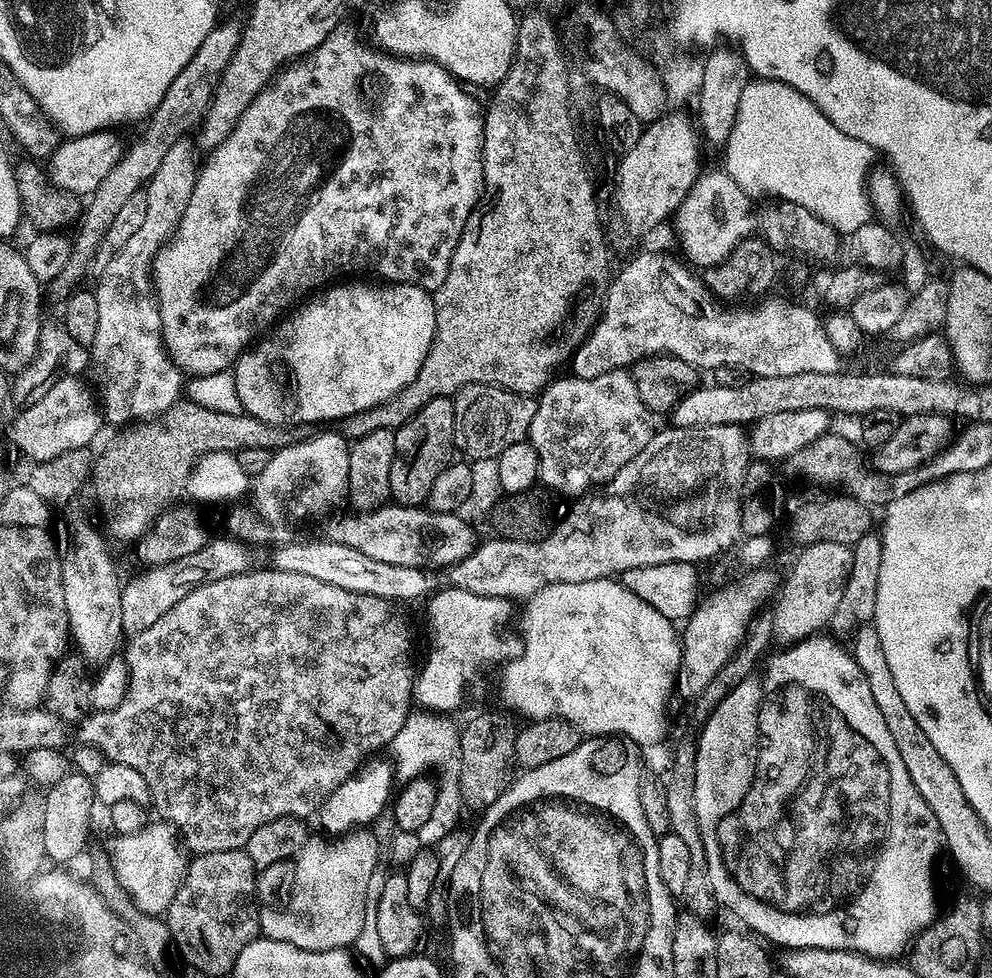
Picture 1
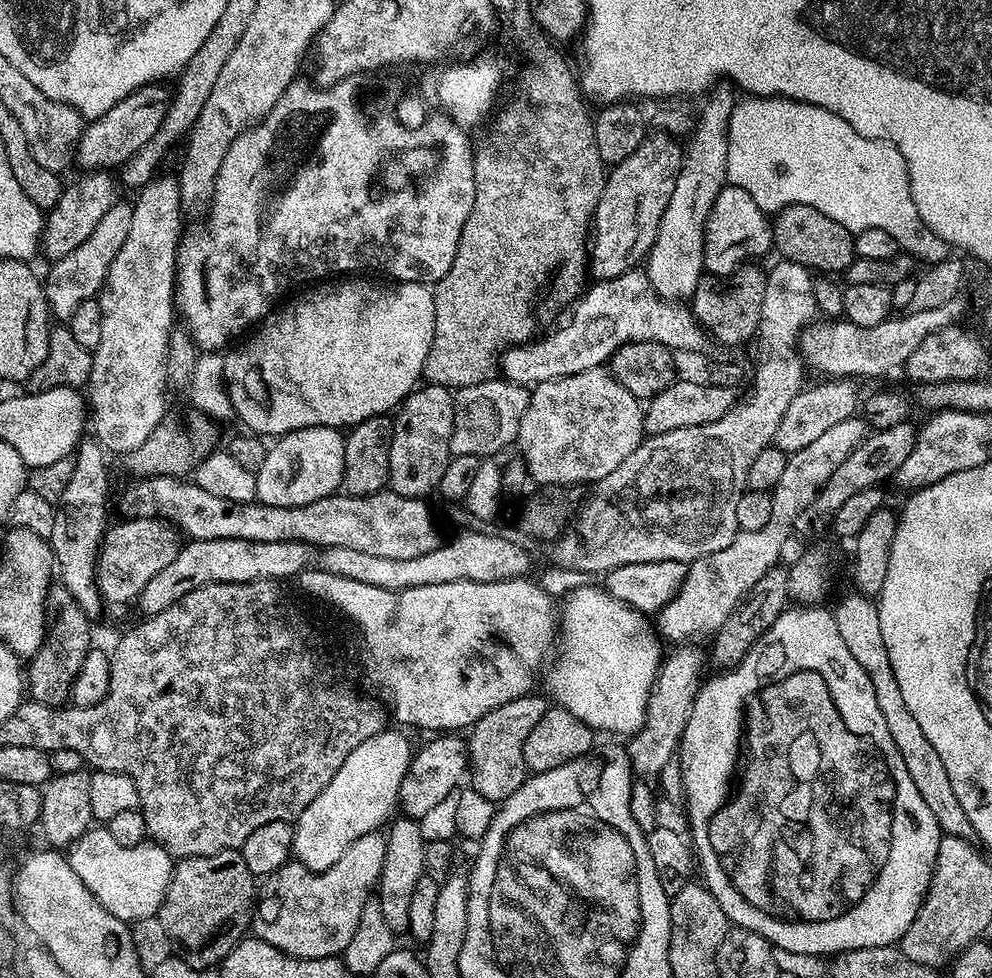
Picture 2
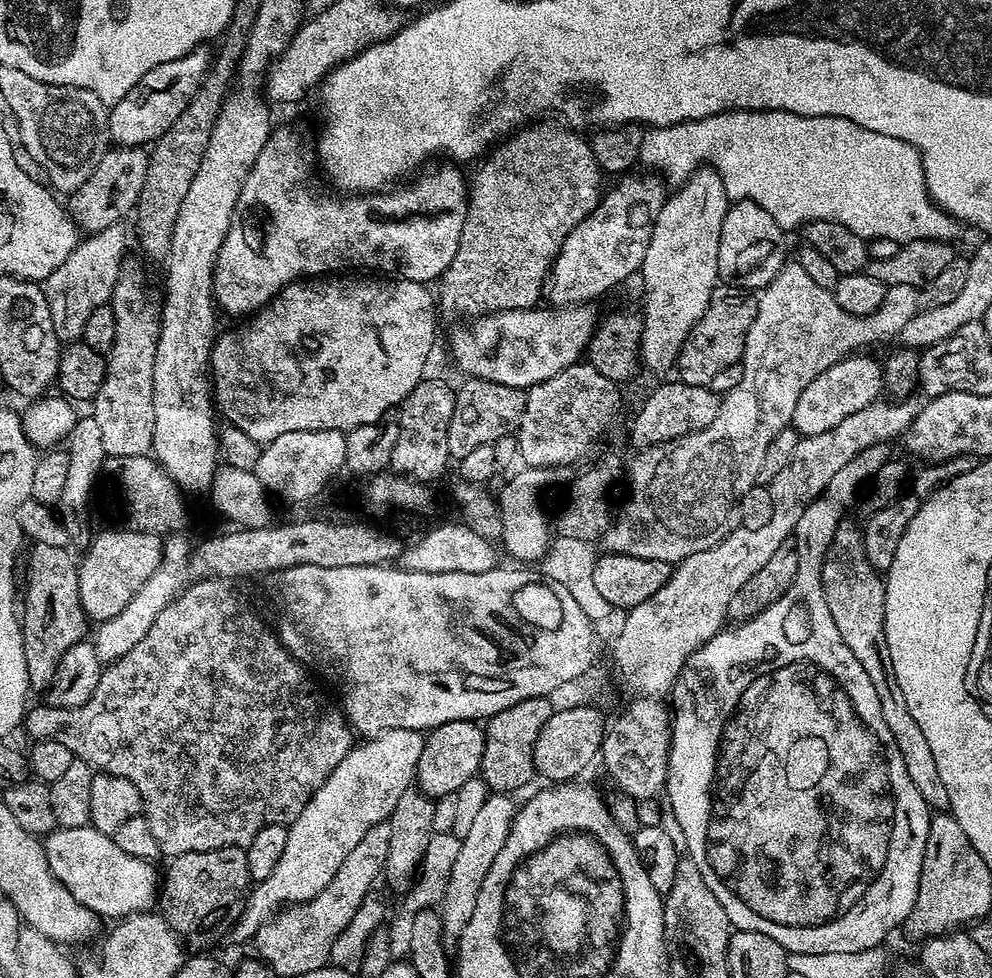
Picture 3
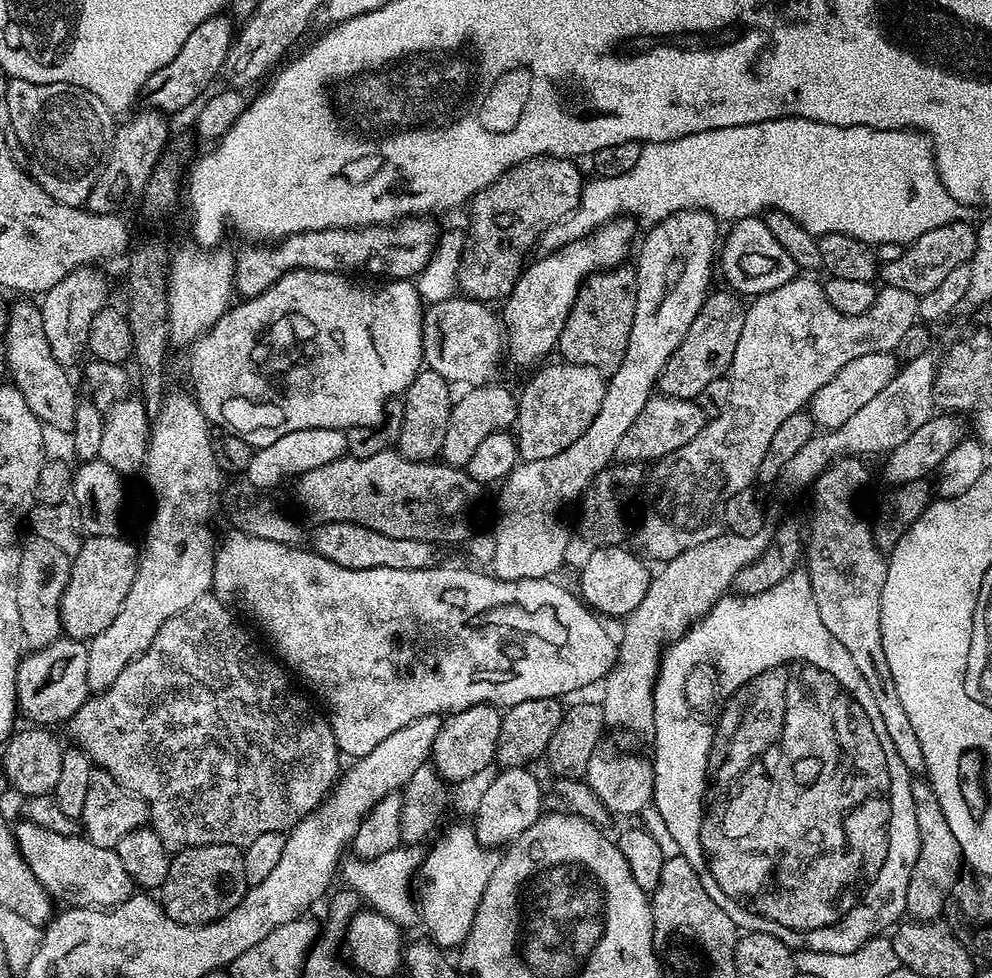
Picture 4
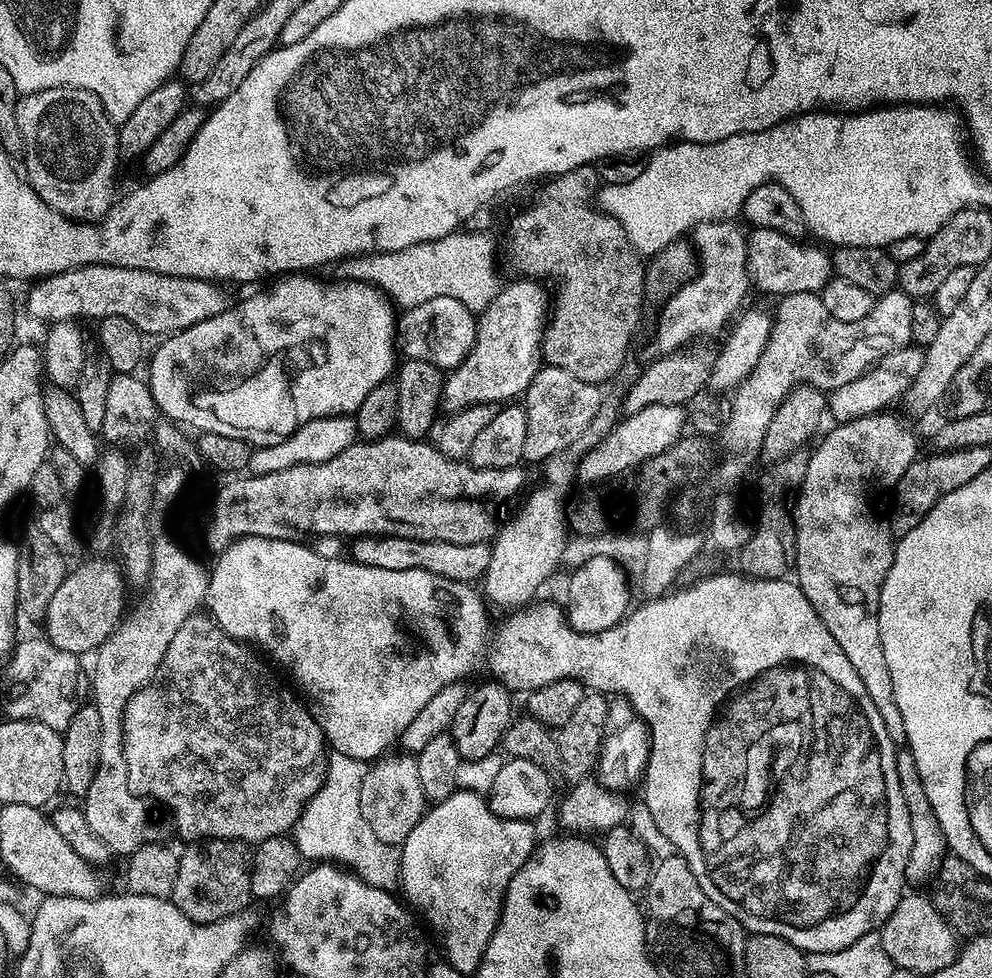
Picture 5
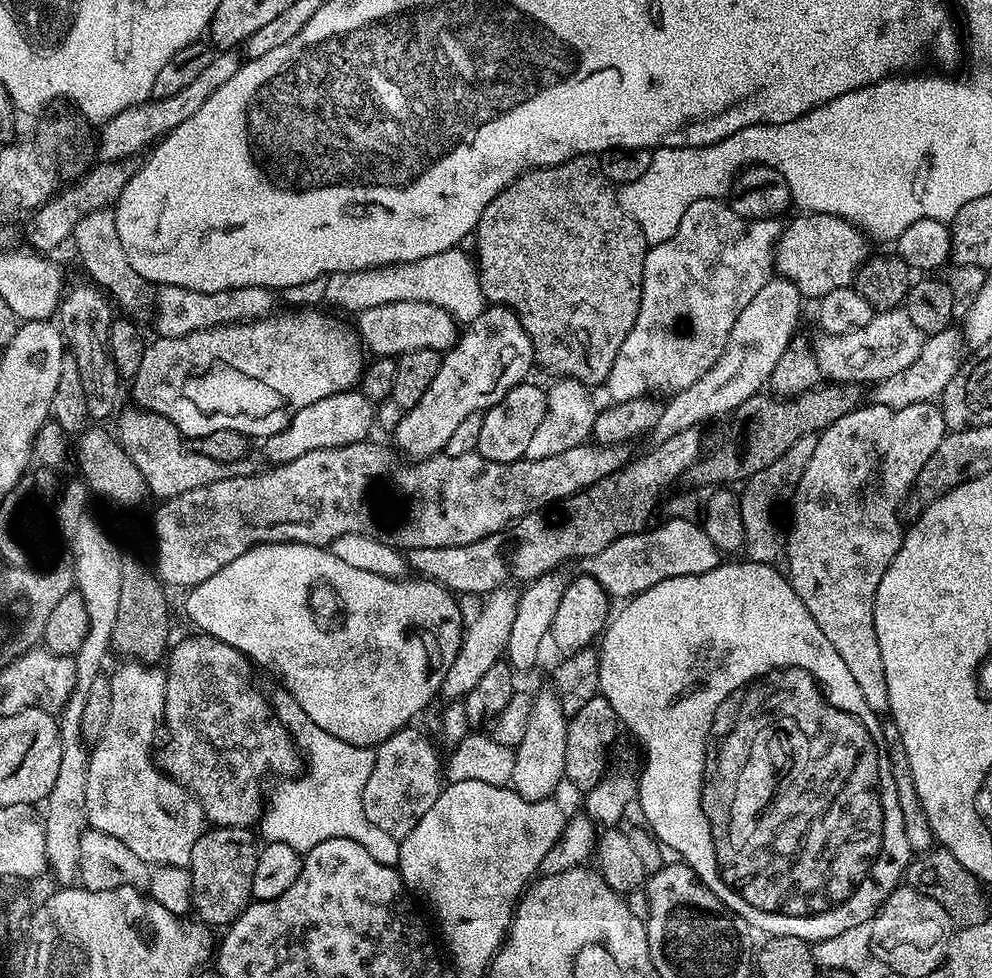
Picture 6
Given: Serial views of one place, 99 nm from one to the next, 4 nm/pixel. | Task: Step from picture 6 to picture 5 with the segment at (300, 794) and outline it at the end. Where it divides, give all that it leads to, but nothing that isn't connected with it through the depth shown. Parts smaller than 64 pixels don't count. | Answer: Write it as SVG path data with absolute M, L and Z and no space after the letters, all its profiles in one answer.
M329 751L324 785L310 798L290 835L305 861L335 862L354 870L370 886L392 890L400 882L400 850L397 845L374 838L370 822L362 818L360 791L365 771L365 761Z

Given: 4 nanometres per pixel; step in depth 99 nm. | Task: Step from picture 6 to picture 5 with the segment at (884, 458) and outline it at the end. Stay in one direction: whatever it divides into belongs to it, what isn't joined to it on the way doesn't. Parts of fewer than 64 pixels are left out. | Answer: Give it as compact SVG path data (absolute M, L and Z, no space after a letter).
M885 410L875 416L845 420L837 423L833 432L826 433L824 441L816 449L811 449L806 478L802 478L795 493L796 508L794 504L791 513L796 526L795 583L800 585L802 594L806 594L810 606L814 606L818 618L822 618L826 630L830 630L834 642L842 646L842 654L846 654L850 666L854 666L858 678L862 678L862 686L866 686L870 702L874 702L878 709L886 734L890 734L893 744L900 746L906 741L906 726L902 726L902 714L898 711L898 702L894 702L894 682L890 682L890 666L886 666L886 653L882 651L882 634L878 626L880 587L886 582L886 574L890 574L896 544L889 525L876 517L872 496L868 492L895 489L902 474L906 474L917 460L918 451L911 426L891 414Z

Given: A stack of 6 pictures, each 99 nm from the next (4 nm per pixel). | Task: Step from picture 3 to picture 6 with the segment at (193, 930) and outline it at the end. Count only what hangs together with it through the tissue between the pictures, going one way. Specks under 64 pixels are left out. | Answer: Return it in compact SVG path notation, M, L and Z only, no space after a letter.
M209 827L194 842L194 854L190 871L192 874L192 908L205 925L231 925L244 913L252 900L254 866L258 862L257 837L253 829Z

